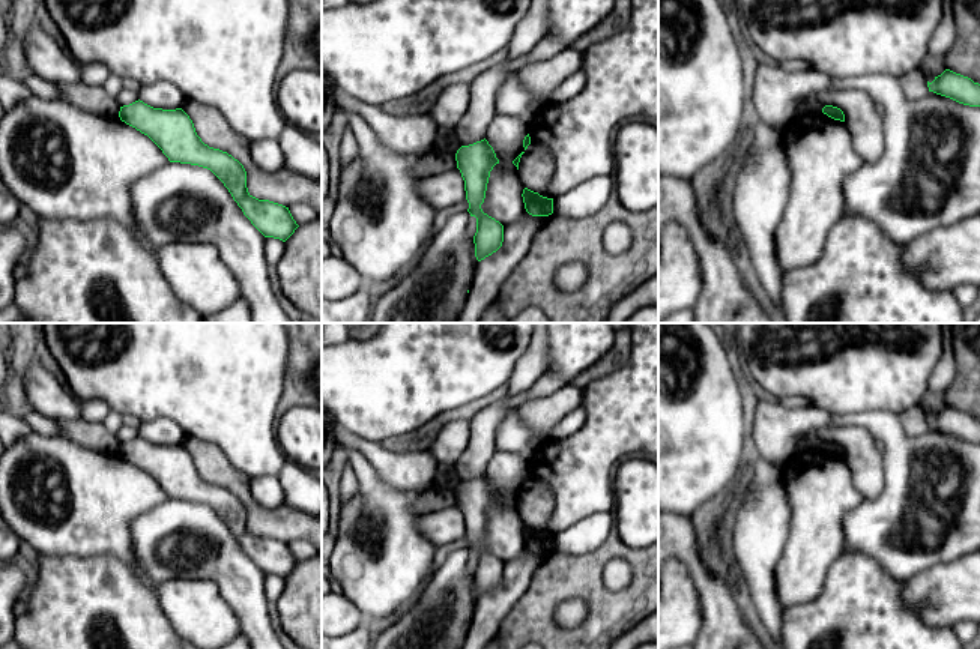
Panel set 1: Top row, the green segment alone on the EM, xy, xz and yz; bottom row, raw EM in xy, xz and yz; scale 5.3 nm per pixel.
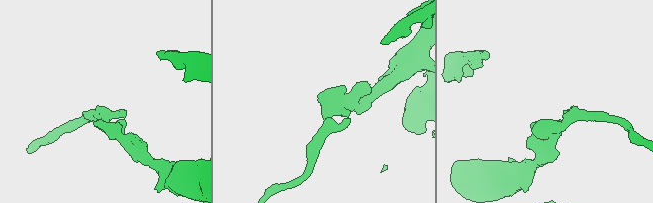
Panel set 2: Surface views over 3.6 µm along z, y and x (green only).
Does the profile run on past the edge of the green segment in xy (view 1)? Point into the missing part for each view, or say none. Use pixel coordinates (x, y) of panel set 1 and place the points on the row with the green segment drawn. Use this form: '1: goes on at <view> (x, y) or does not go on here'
1: does not go on here

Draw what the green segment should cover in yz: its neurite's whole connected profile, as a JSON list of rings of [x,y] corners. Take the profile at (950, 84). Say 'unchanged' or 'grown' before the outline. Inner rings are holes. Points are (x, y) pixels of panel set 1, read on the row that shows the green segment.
unchanged; [[[950,69],[935,77],[932,83],[927,81],[927,87],[929,92],[950,98],[959,104],[980,107],[980,84]]]

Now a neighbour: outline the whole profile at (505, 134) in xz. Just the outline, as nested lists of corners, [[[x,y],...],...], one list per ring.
[[[496,114],[487,128],[485,140],[499,162],[490,171],[481,209],[504,227],[523,219],[528,212],[523,203],[523,183],[513,161],[525,152],[523,140],[529,125],[511,114]]]

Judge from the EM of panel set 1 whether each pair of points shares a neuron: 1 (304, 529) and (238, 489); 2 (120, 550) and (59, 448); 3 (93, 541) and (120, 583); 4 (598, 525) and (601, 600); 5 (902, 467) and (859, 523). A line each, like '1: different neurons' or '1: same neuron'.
1: same neuron
2: same neuron
3: different neurons
4: different neurons
5: same neuron

